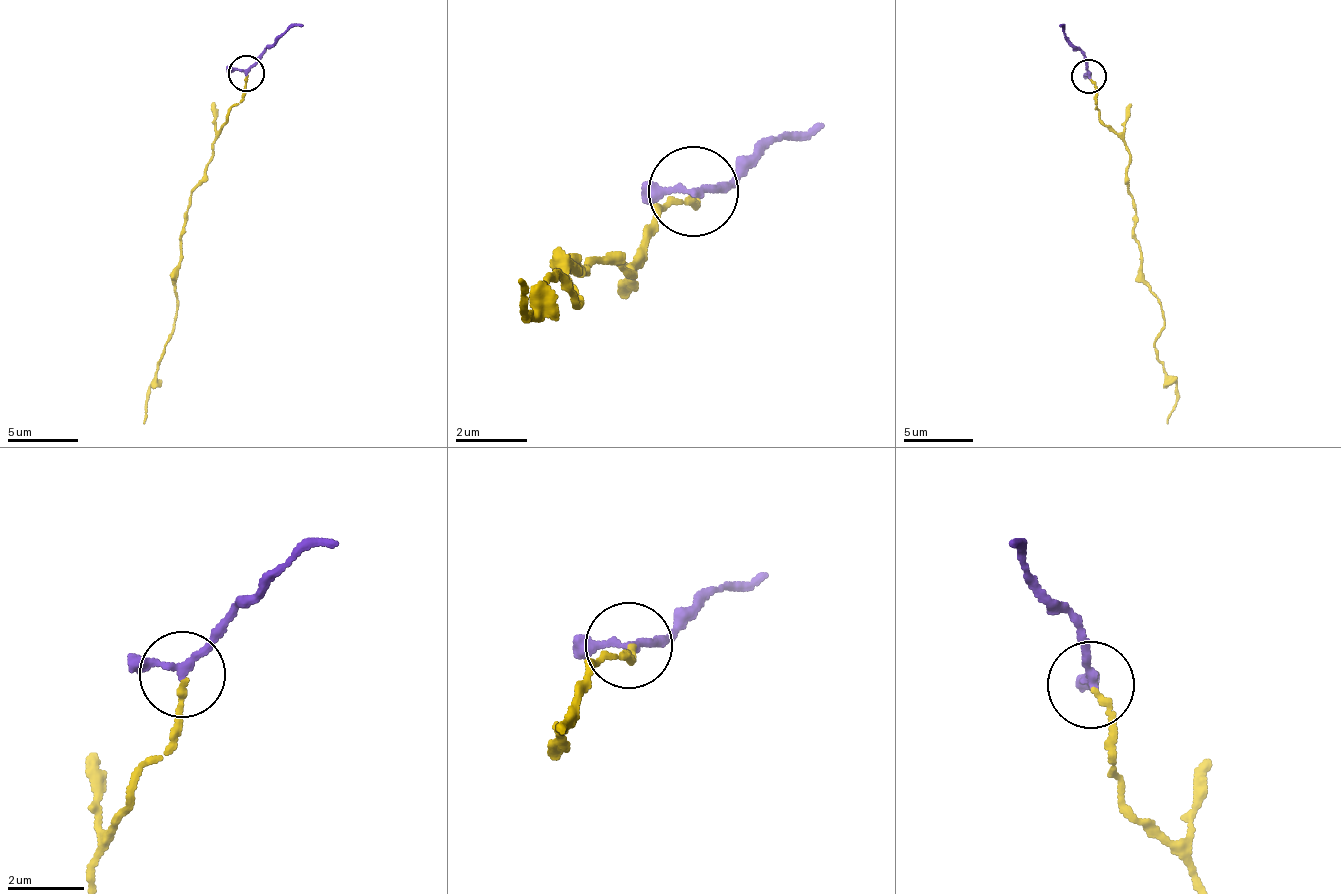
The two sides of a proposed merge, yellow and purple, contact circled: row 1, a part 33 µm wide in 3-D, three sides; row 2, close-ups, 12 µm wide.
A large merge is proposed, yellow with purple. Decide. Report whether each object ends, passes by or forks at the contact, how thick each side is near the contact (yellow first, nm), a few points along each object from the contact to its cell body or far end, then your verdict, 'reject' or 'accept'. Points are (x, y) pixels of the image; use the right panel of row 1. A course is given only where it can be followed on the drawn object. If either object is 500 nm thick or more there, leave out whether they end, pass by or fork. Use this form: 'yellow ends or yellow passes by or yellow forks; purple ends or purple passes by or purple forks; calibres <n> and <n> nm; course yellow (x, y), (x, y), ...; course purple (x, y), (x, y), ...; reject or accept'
yellow ends; purple passes by; calibres 160 and 190 nm; course yellow (1087, 77), (1100, 117), (1130, 154), (1125, 187), (1144, 282), (1165, 320), (1154, 353), (1177, 397), (1166, 424); course purple (1087, 77), (1088, 62), (1061, 24); accept

